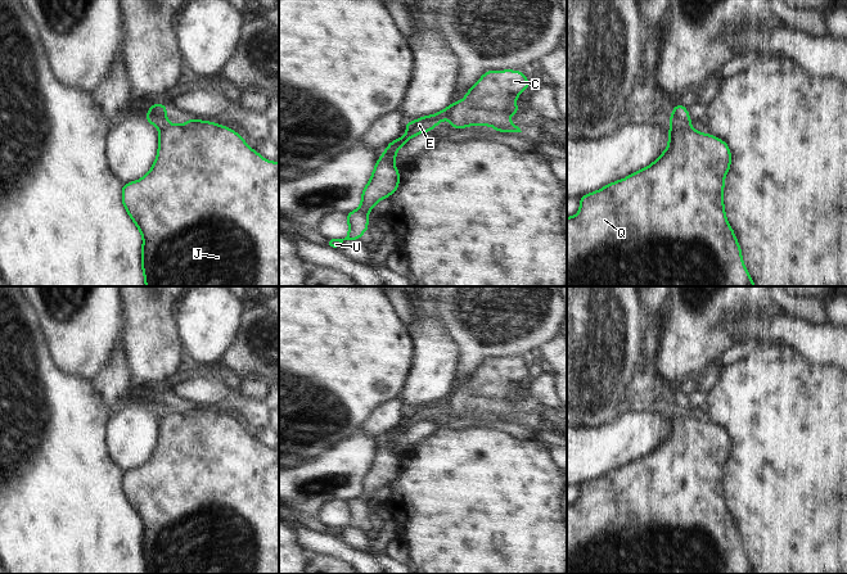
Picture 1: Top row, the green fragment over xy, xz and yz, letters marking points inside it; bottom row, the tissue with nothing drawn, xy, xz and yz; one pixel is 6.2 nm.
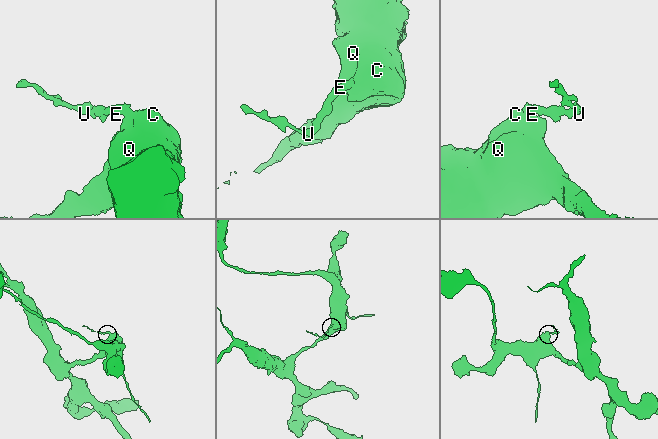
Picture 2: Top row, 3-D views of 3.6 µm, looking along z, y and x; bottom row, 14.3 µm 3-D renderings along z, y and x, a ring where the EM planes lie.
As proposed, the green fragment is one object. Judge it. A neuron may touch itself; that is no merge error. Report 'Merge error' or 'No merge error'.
Merge error

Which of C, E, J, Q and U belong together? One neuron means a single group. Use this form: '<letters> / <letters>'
C J Q / E U

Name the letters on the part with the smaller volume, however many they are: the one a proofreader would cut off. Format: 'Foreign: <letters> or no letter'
Foreign: E, U

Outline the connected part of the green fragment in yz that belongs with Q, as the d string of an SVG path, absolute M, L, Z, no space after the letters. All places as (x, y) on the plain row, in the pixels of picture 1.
M690 412L668 417L668 433L659 446L648 455L630 461L626 466L605 473L580 485L580 498L567 505L567 574L756 574L743 546L736 524L726 507L724 494L724 467L730 457L731 439L724 428L702 421Z

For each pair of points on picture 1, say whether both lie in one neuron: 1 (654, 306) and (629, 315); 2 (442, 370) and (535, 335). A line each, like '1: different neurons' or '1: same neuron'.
1: different neurons
2: different neurons

